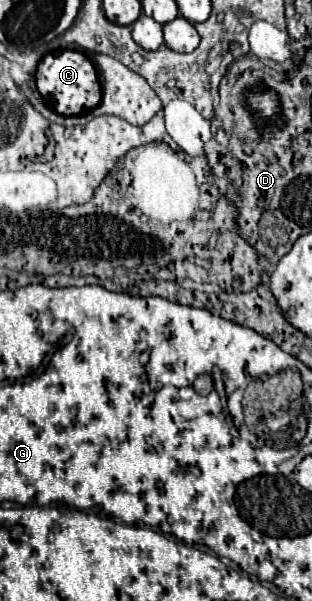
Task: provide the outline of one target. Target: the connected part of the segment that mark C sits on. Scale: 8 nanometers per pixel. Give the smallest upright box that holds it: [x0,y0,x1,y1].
[37,50,101,116]

